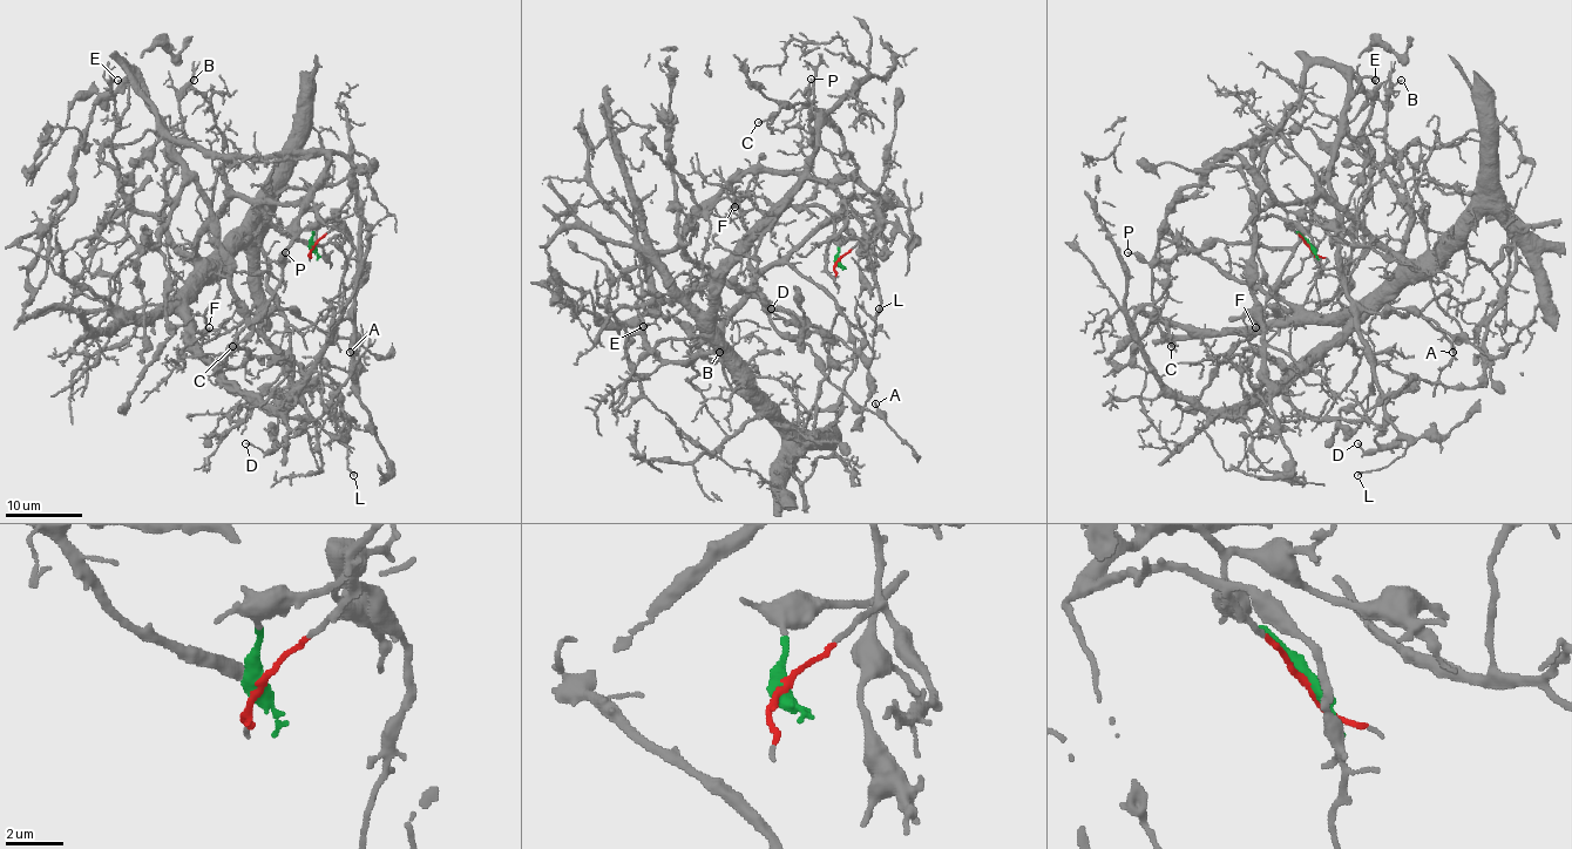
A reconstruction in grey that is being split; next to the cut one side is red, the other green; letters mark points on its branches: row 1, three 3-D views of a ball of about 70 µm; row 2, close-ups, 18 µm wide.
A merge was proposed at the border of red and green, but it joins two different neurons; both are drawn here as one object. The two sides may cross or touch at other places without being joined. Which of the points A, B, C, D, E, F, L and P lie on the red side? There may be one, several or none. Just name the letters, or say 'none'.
B, E, F

